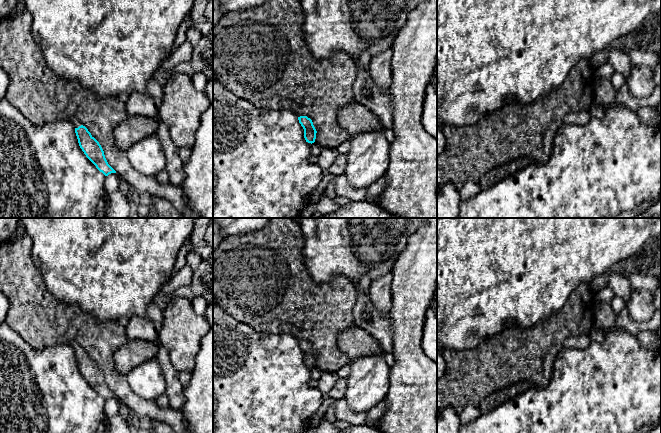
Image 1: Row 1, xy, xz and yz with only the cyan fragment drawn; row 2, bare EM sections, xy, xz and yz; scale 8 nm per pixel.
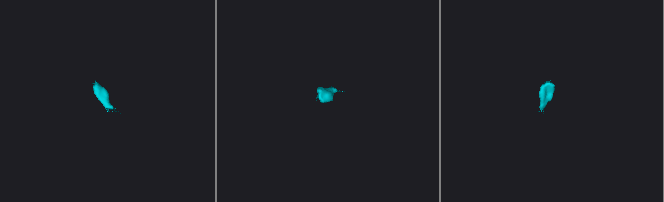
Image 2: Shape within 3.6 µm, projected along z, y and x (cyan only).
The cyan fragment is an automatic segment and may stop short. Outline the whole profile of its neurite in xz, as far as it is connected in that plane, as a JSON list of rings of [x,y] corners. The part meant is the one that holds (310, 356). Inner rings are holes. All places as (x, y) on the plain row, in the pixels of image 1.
[[[300,340],[298,341],[299,347],[304,353],[304,362],[308,367],[314,367],[316,363],[316,353],[313,349],[313,346],[307,340]]]

